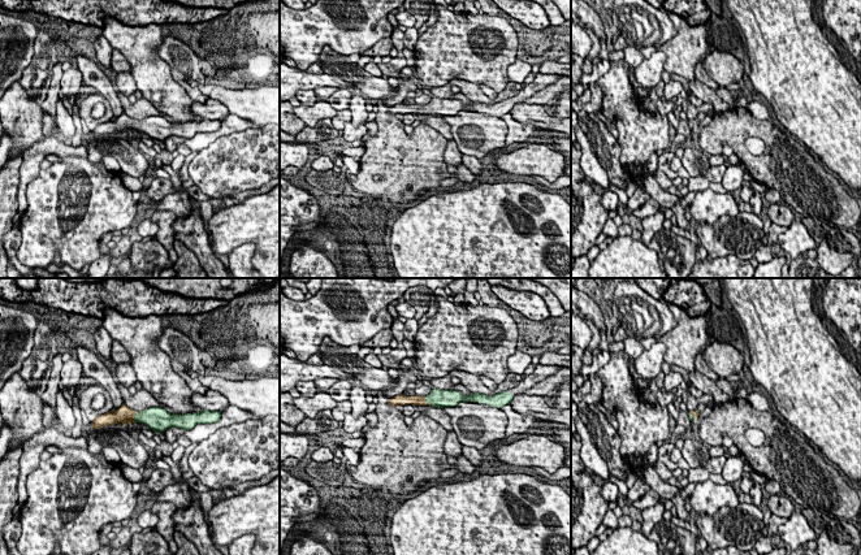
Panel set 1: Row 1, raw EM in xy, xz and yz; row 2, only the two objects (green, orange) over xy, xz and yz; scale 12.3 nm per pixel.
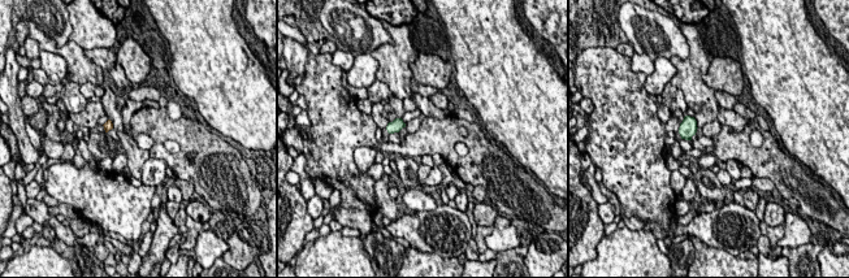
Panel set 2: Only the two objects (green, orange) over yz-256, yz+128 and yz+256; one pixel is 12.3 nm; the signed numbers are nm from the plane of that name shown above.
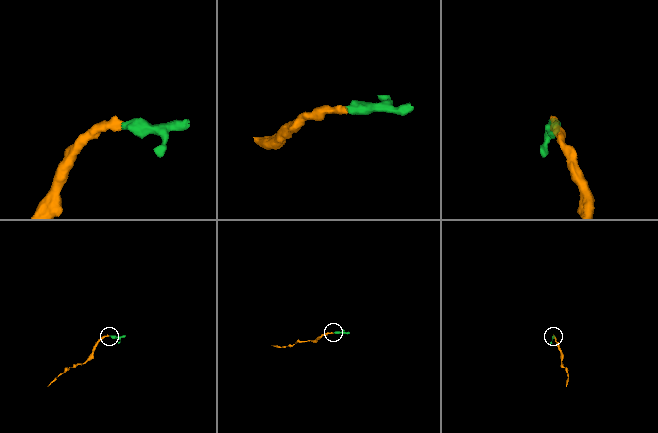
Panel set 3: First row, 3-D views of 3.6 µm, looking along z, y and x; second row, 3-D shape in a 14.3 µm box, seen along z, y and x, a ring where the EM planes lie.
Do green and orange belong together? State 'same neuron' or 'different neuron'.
same neuron

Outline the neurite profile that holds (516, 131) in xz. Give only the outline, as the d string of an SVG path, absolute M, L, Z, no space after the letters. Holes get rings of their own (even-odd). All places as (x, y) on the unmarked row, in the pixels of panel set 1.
M511 113L501 117L507 125L506 146L512 143L523 143L537 130L532 123L522 123L512 118Z

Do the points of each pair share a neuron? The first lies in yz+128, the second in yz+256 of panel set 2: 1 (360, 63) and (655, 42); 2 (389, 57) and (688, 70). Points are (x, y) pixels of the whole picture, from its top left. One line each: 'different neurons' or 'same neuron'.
1: different neurons
2: same neuron

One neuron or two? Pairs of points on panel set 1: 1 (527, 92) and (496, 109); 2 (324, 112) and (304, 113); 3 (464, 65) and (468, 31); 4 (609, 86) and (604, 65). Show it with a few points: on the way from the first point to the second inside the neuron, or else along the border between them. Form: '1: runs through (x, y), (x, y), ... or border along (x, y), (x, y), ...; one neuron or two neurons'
1: runs through (519, 98), (503, 107); one neuron
2: runs through (319, 112), (310, 113); one neuron
3: runs through (464, 57), (468, 39); one neuron
4: border along (610, 63), (610, 68), (596, 81); two neurons

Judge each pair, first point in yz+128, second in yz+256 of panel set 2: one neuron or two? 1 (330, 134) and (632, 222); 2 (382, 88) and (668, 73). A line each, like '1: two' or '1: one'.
1: two
2: two

